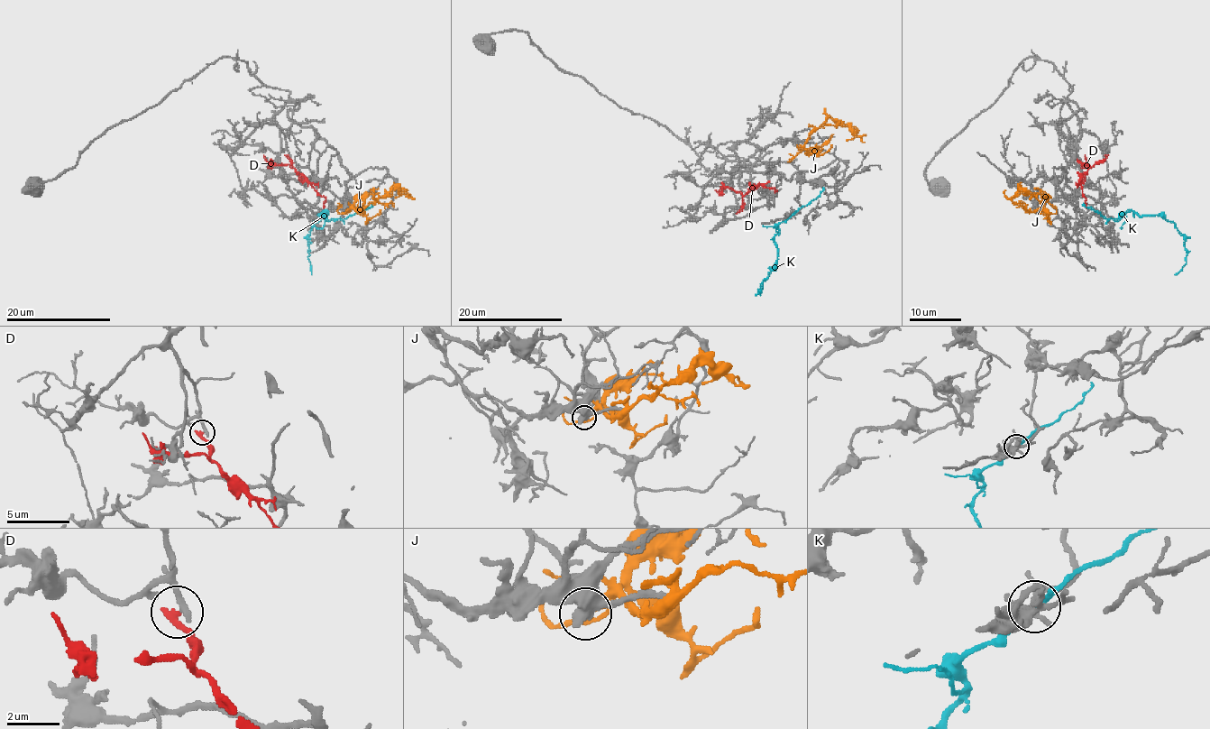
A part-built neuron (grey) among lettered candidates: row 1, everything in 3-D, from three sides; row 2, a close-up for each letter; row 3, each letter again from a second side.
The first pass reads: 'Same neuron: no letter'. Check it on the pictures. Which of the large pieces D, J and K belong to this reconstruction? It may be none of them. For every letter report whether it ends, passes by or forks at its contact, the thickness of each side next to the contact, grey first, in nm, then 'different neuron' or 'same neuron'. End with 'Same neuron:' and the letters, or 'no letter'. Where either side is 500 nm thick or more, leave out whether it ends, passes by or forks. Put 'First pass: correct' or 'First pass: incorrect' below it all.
D: it ends | 260/240 nm | different neuron
J: it ends | 440/460 nm | different neuron
K: it forks | 240/160 nm | different neuron
Same neuron: no letter
First pass: correct

